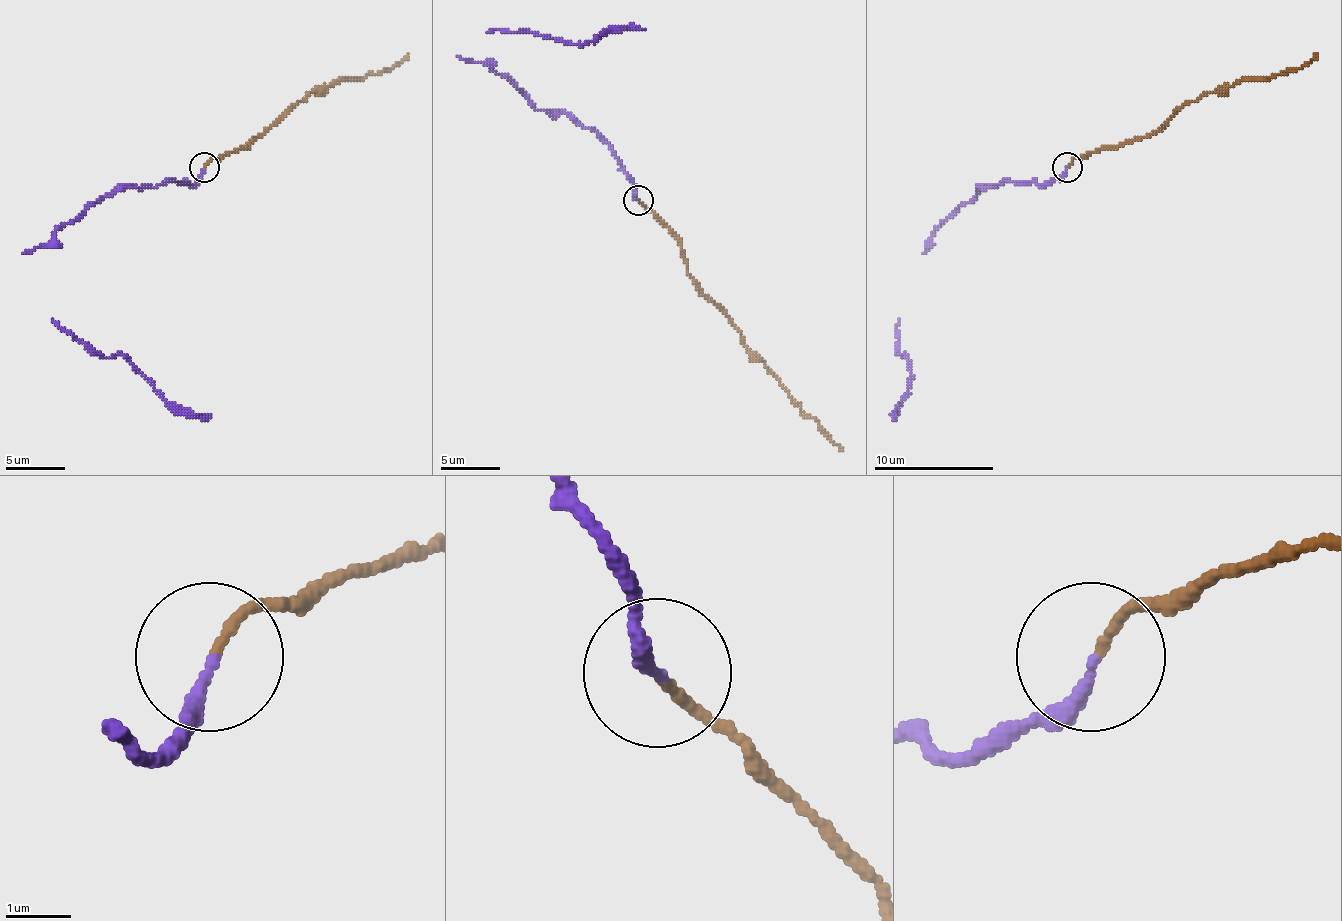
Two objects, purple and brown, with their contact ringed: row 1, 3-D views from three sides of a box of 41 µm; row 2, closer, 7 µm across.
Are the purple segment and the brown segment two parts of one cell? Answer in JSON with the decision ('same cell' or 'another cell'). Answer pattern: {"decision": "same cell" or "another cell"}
{"decision": "another cell"}

